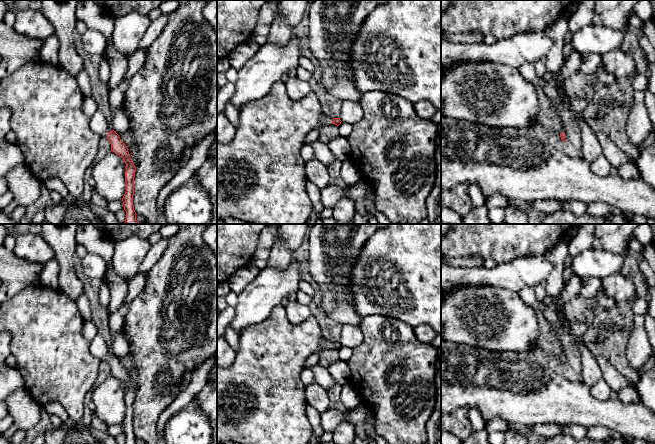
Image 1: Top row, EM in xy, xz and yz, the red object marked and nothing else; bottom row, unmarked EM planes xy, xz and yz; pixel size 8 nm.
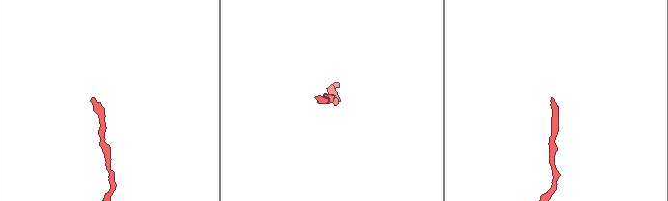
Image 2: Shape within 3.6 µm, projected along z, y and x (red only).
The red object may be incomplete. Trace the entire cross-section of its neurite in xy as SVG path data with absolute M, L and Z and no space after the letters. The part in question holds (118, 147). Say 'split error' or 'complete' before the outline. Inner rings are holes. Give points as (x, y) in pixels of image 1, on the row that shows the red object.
split error | M97 110L96 113L89 119L89 127L94 133L98 134L102 138L106 137L111 144L111 151L123 158L126 164L126 191L122 198L124 210L126 211L126 219L124 224L140 224L136 220L137 214L133 205L134 177L136 167L130 157L127 146L121 141L116 131L110 131L108 129L108 122L102 111Z

